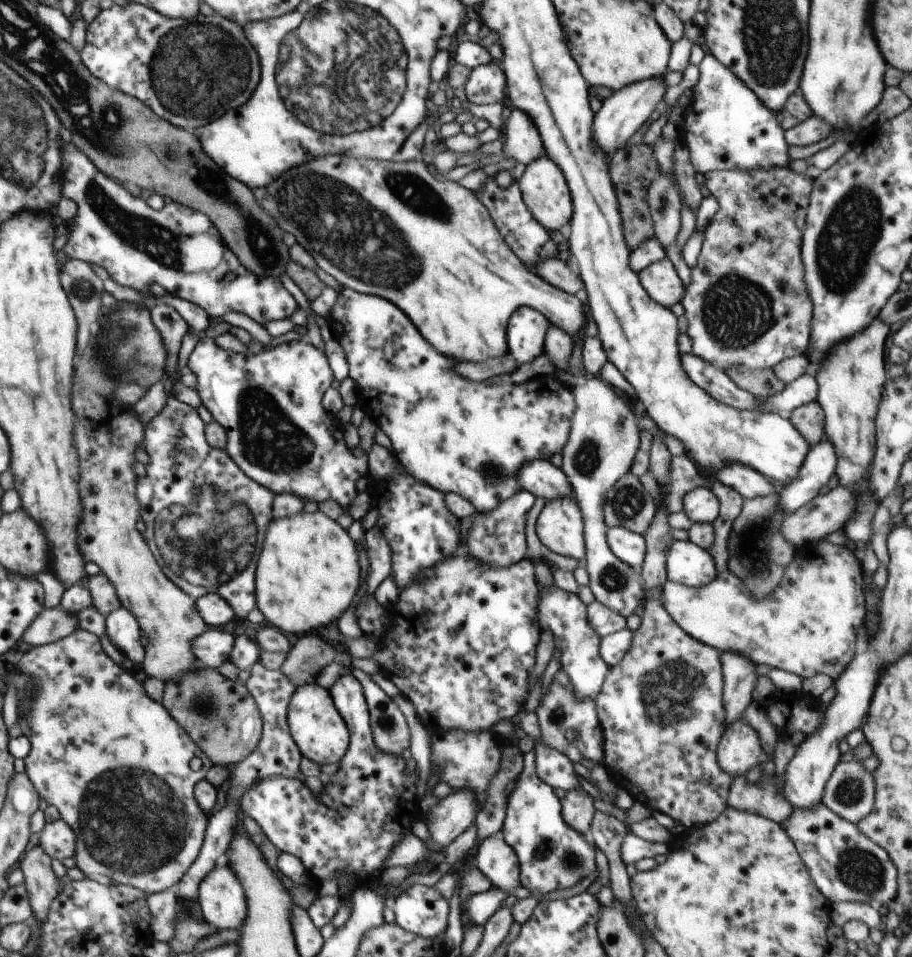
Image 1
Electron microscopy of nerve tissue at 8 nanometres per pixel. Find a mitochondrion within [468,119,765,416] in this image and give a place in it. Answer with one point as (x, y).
(661, 201)

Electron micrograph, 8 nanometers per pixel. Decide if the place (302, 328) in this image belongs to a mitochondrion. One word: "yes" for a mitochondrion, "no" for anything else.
no

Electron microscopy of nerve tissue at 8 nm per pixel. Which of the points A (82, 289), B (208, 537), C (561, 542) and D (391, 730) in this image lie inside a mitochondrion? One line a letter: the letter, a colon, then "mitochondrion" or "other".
A: mitochondrion
B: mitochondrion
C: other
D: mitochondrion

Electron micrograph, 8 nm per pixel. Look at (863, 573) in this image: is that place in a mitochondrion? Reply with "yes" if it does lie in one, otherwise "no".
no

